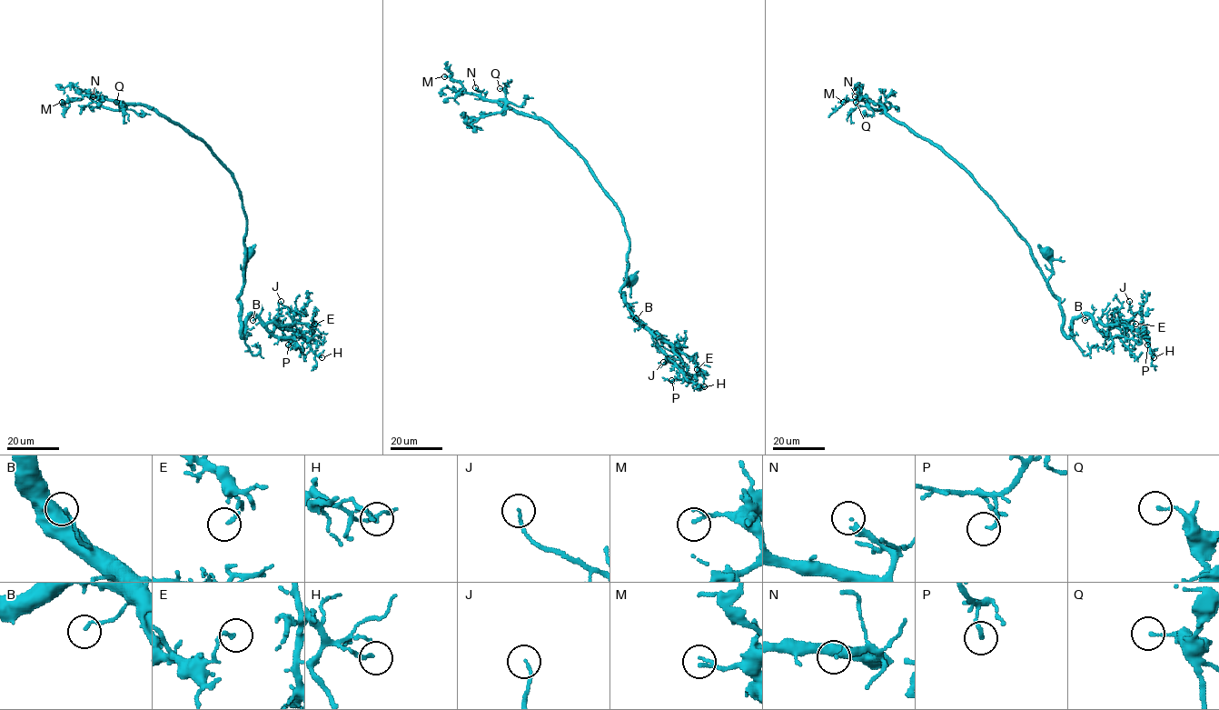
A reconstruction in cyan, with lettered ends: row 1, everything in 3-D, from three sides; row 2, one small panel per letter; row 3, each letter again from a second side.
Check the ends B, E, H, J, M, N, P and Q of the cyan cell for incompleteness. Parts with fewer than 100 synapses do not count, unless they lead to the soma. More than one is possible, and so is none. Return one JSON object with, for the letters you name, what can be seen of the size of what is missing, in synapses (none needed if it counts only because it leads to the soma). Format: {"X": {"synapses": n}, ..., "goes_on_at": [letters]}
{"N": {"synapses": 100}, "goes_on_at": ["N"]}

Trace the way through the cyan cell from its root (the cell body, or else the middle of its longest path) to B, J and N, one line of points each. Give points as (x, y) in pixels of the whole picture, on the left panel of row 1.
B: (250, 253), (244, 284), (238, 296), (241, 335), (250, 314), (256, 317), (252, 320)
J: (250, 253), (238, 296), (241, 335), (250, 314), (263, 323), (279, 324), (300, 319), (281, 301)
N: (250, 253), (245, 281), (246, 214), (241, 192), (234, 178), (202, 140), (146, 106), (93, 96)

